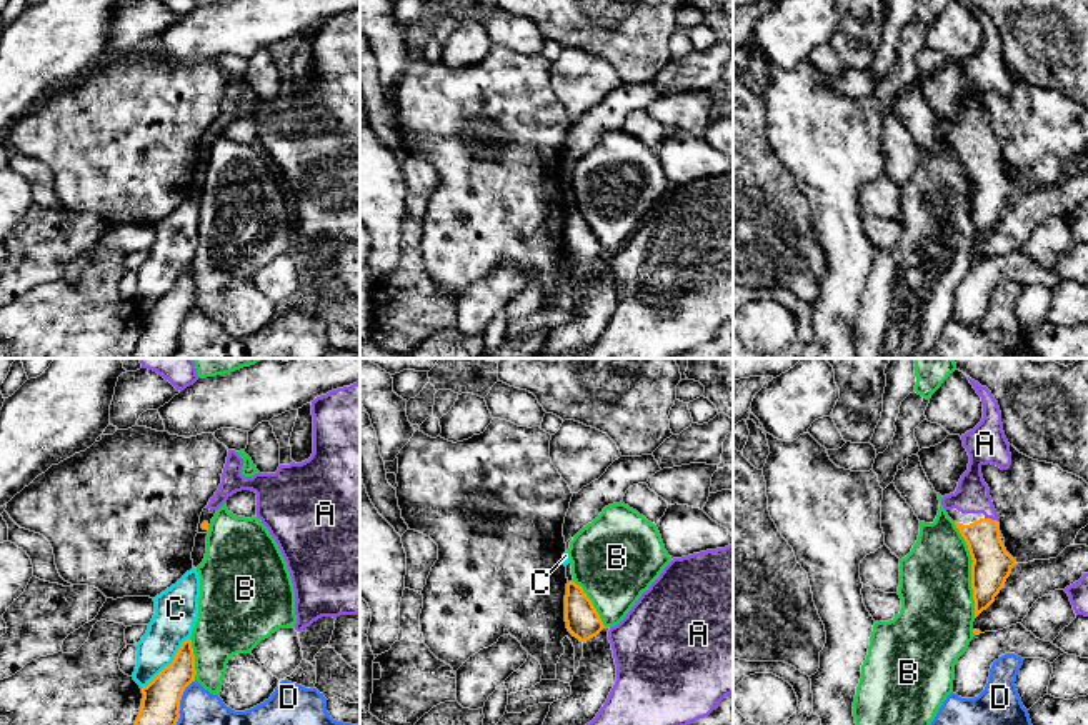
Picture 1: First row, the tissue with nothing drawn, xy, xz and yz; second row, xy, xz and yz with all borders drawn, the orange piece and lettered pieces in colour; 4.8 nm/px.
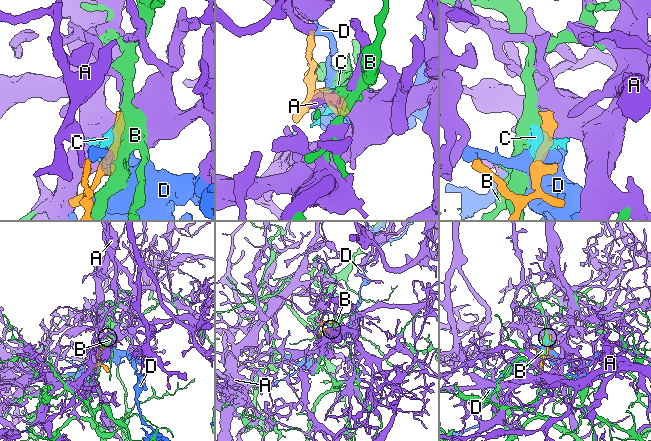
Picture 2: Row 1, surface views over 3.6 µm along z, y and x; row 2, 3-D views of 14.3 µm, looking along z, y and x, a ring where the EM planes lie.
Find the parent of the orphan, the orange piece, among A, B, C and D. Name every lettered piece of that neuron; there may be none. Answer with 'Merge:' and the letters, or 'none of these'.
Merge: none of these

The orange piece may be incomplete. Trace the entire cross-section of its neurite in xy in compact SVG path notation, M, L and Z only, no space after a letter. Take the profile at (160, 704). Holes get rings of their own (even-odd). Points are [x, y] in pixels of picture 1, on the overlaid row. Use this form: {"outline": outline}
{"outline": "M188 638L173 662L142 688L143 698L135 725L177 725L182 695L195 682L195 675L195 655Z"}

